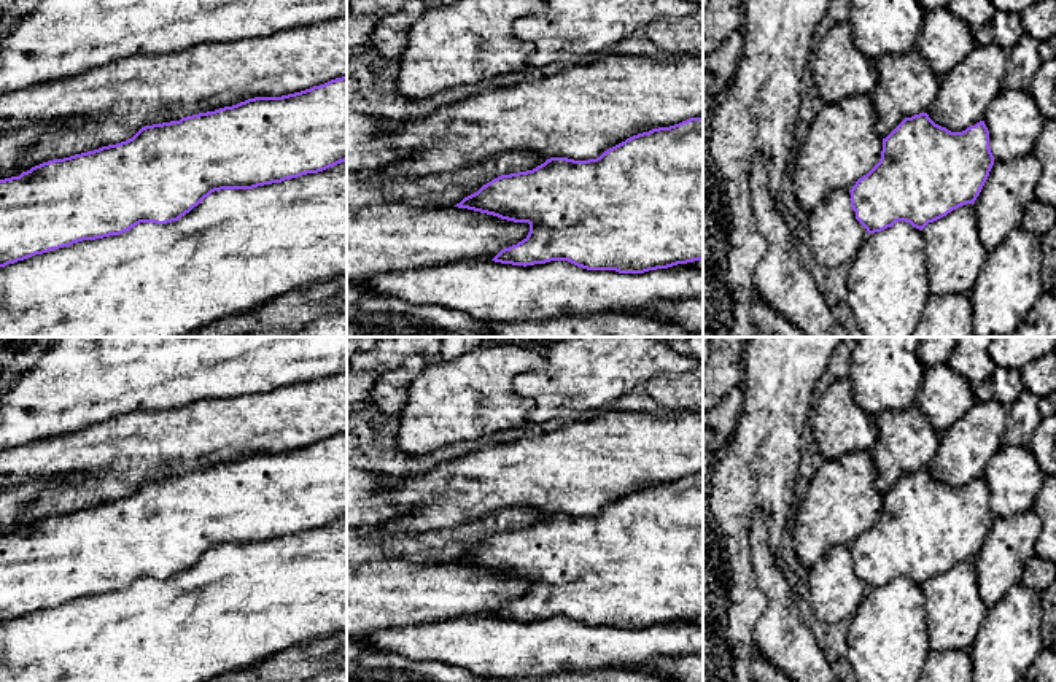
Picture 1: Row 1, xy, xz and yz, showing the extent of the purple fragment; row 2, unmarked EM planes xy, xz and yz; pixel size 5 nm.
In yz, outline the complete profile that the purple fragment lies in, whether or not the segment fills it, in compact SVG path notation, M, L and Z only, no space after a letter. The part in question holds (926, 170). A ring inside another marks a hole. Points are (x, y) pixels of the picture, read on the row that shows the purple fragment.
M919 113L905 118L883 138L879 162L849 191L851 207L868 234L881 232L899 221L922 231L953 210L975 203L992 165L994 156L984 121L962 132L951 132L935 124L927 113Z

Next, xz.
M690 118L627 138L596 159L550 157L533 170L501 175L455 207L514 223L528 223L528 235L491 261L534 265L568 261L587 270L644 273L703 259L703 118Z

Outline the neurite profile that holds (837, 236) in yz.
M837 189L829 192L811 211L806 227L811 235L809 250L825 267L851 265L868 235L856 219L851 192Z

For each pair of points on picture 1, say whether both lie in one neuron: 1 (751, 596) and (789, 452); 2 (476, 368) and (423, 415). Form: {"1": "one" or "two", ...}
{"1": "one", "2": "one"}

